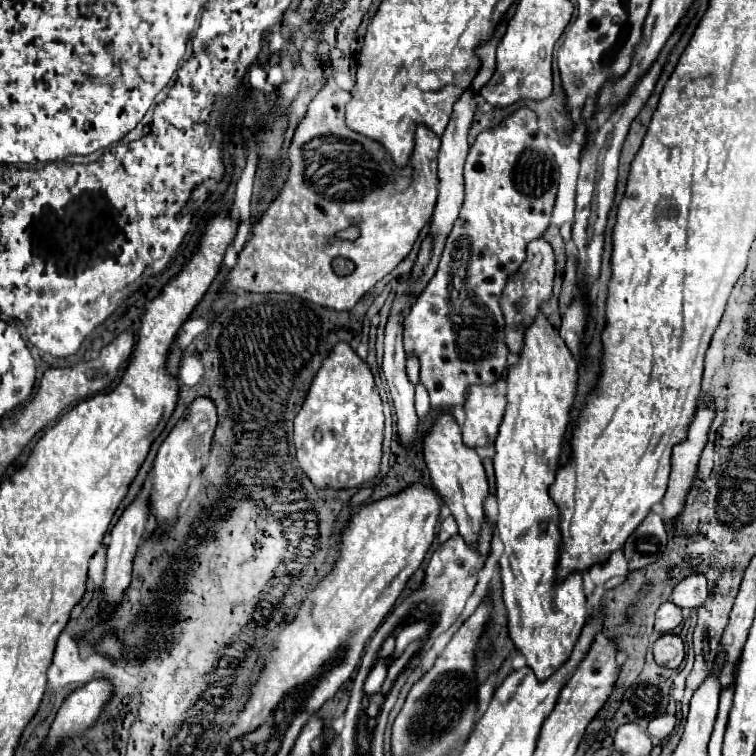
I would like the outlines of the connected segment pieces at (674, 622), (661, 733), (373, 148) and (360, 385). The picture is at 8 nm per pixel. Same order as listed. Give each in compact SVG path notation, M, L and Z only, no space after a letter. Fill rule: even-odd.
M667 601L667 603L663 603L663 605L659 607L659 611L657 611L657 615L655 615L655 631L659 631L659 633L669 633L669 631L673 631L681 621L683 621L681 609L679 609L675 603Z
M667 713L653 717L649 723L649 735L659 741L665 741L671 735L671 731L675 729L675 721L677 721L675 715L667 715Z
M327 81L323 89L309 103L305 117L297 123L295 135L287 149L289 173L279 195L269 203L263 217L253 225L251 237L237 255L237 265L229 271L223 293L233 289L245 289L255 293L291 293L317 305L345 311L353 309L355 303L387 273L391 273L411 251L419 231L433 215L437 199L437 153L439 137L425 125L415 129L415 147L405 167L397 167L377 141L355 133L345 123L345 103L351 101L351 93L341 89L335 81ZM339 219L353 219L359 227L355 241L339 239ZM337 257L351 259L355 263L353 275L335 275L331 263Z
M339 343L323 361L295 417L295 455L317 489L351 489L373 481L381 469L383 409L373 375L357 353Z

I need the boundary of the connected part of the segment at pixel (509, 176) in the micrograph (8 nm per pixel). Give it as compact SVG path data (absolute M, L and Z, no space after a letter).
M519 109L515 111L509 119L505 119L499 127L491 129L491 131L483 131L477 141L473 143L473 147L469 149L467 161L465 161L465 201L461 205L459 217L451 229L451 233L447 235L445 241L445 249L441 255L441 261L437 265L437 271L433 275L433 279L427 283L427 287L423 289L423 295L417 297L417 301L413 303L411 311L405 317L403 323L403 347L407 357L417 357L421 363L421 383L427 387L427 393L431 397L431 409L435 411L451 411L455 407L463 407L467 401L467 393L471 385L495 385L497 379L503 377L503 373L507 371L507 343L505 343L505 321L503 321L503 311L499 305L499 297L503 291L503 285L507 283L509 275L515 273L519 269L519 265L525 261L525 247L529 241L539 239L551 221L551 213L553 213L553 205L555 205L555 195L557 195L557 185L559 185L559 165L551 153L551 149L547 147L547 137L543 135L543 131L537 125L537 117L533 111L529 109Z

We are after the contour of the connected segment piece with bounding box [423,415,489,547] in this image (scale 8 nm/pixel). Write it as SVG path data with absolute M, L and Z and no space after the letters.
M443 415L429 429L429 433L423 441L423 457L425 457L433 485L437 489L443 505L449 507L451 515L457 521L459 535L467 541L467 545L471 545L471 547L479 545L479 529L487 521L485 507L483 507L483 503L489 495L487 475L485 475L483 463L481 463L479 455L475 453L475 449L467 449L467 445L463 445L461 429L455 423L453 415Z

